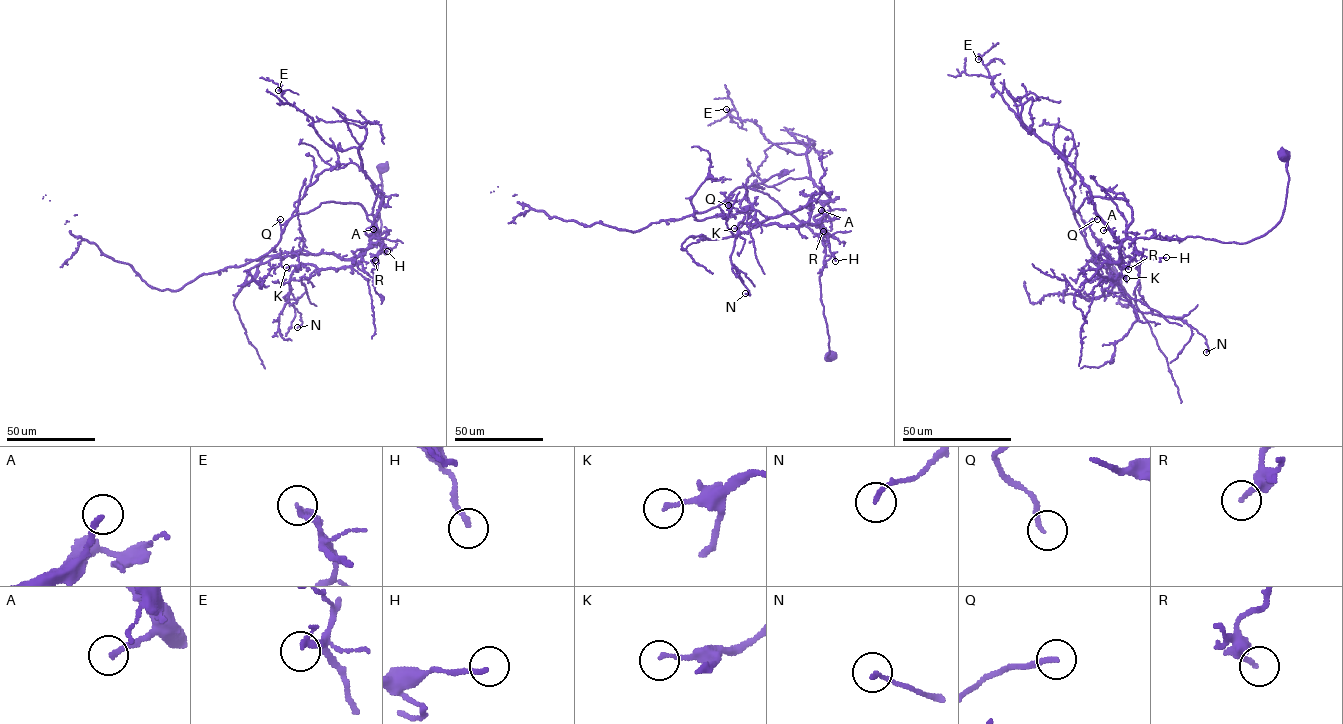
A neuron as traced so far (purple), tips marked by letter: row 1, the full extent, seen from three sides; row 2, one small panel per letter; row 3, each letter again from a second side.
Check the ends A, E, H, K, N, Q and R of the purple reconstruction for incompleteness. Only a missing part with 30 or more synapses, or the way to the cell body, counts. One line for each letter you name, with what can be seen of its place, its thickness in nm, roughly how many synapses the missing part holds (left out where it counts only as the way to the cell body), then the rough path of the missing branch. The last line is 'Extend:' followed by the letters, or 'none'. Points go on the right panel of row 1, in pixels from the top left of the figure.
A: (1103, 230) | 220 nm | 35 syn | (1103, 230), (1094, 237), (1077, 221), (1078, 218)
Q: (1097, 219) | 180 nm | 40 syn | (1097, 219), (1087, 203), (1083, 184)
Extend: A, Q

